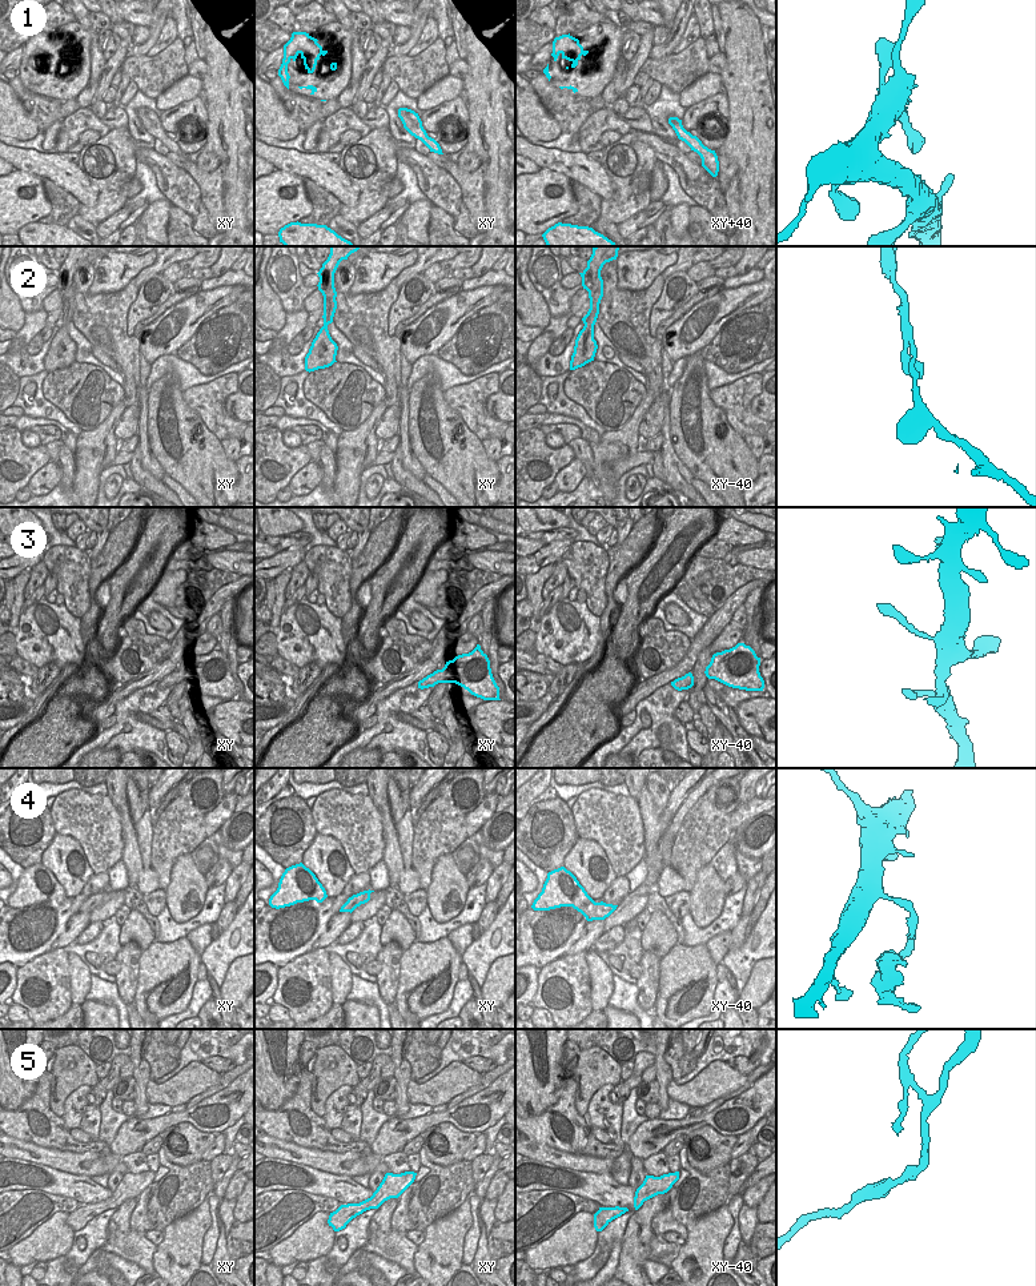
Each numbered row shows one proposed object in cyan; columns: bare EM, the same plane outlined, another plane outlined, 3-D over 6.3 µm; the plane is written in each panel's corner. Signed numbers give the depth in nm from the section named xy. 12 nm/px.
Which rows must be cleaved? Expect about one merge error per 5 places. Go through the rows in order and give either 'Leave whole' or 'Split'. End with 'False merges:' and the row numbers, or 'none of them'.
1: Leave whole
2: Leave whole
3: Leave whole
4: Split
5: Leave whole
False merges: 4.

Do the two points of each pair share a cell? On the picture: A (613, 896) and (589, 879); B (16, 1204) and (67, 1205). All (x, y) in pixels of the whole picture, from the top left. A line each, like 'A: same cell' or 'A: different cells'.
A: different cells
B: same cell

